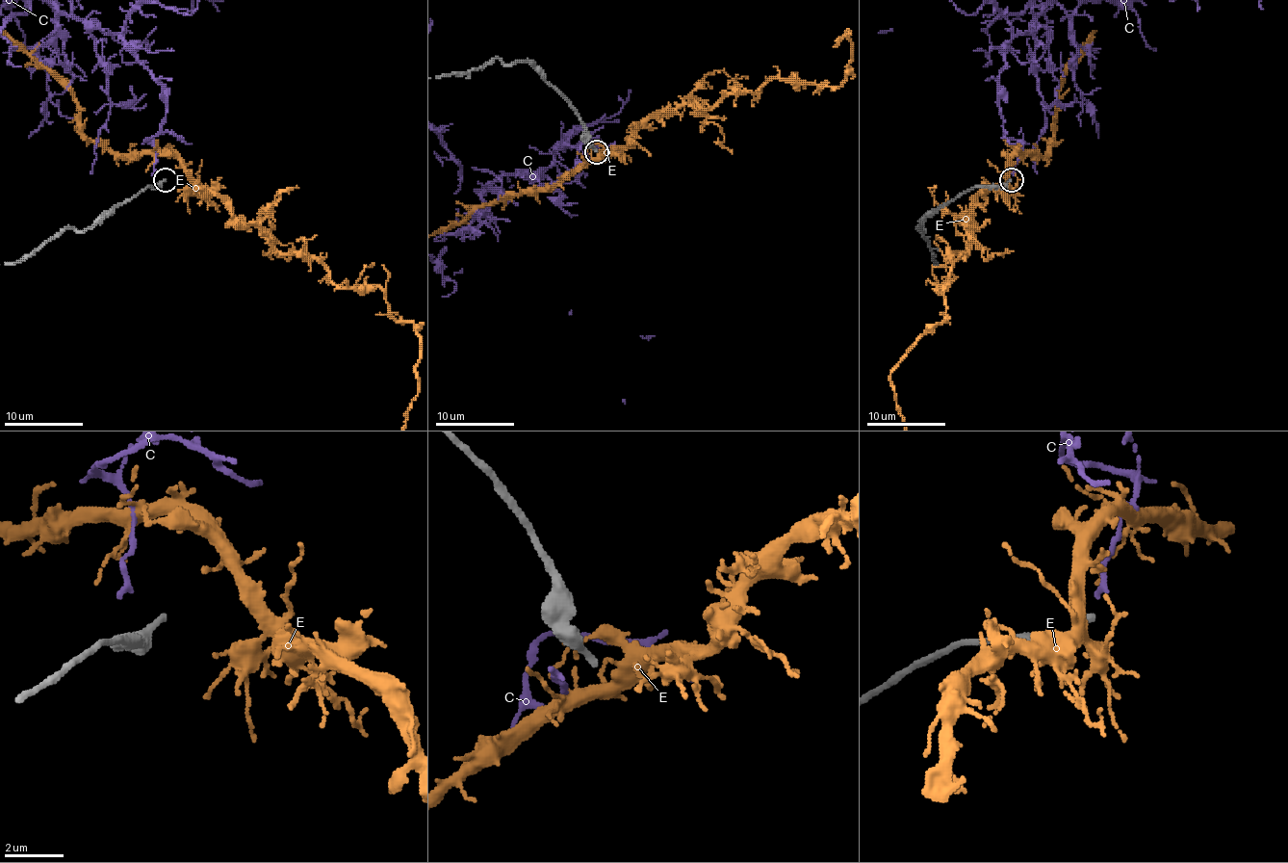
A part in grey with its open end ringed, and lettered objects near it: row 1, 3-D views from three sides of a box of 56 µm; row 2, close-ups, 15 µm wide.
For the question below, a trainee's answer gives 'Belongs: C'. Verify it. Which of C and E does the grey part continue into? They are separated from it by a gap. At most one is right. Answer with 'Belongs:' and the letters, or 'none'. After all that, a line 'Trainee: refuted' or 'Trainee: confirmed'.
Belongs: none
Trainee: refuted

